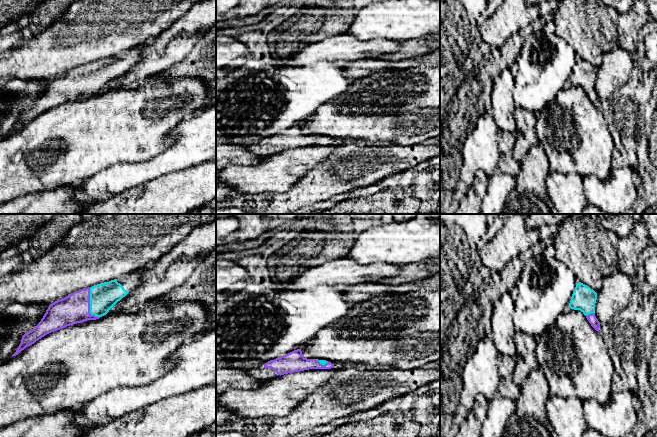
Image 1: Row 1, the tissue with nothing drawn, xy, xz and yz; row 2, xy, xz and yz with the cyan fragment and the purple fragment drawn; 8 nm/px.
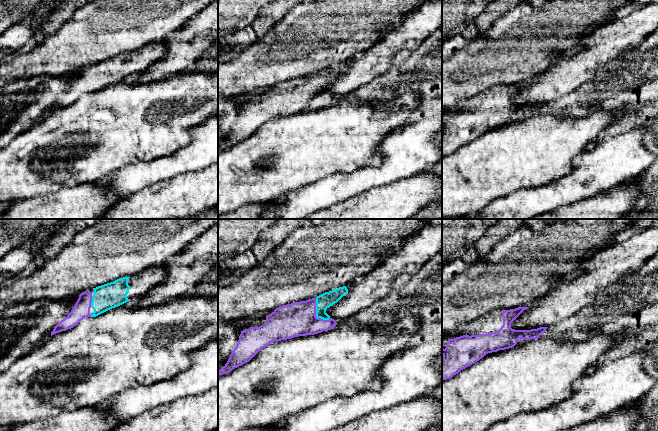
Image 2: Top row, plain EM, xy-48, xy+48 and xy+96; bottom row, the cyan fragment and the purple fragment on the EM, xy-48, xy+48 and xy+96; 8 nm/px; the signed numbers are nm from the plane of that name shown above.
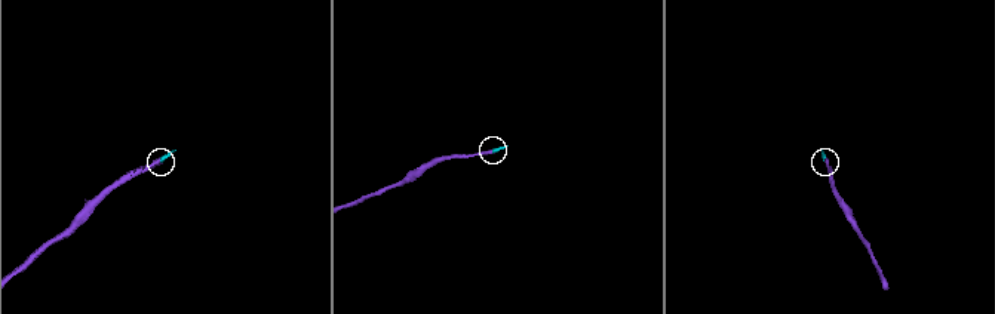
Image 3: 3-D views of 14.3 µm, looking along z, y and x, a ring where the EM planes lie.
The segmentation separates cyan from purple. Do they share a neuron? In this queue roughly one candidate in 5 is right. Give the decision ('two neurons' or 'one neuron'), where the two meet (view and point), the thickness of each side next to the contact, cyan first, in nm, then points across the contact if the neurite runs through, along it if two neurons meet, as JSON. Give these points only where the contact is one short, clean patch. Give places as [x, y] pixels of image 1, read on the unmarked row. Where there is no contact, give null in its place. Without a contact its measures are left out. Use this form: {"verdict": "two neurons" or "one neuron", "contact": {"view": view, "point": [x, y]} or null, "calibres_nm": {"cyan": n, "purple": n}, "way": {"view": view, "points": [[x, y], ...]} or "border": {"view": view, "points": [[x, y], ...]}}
{"verdict": "one neuron", "contact": {"view": "xy", "point": [90, 81]}, "calibres_nm": {"cyan": 220, "purple": 240}, "way": {"view": "xy", "points": [[103, 72], [90, 81], [81, 81], [75, 84]]}}

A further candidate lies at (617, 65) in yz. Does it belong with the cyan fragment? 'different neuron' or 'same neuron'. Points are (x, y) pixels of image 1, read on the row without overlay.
different neuron

